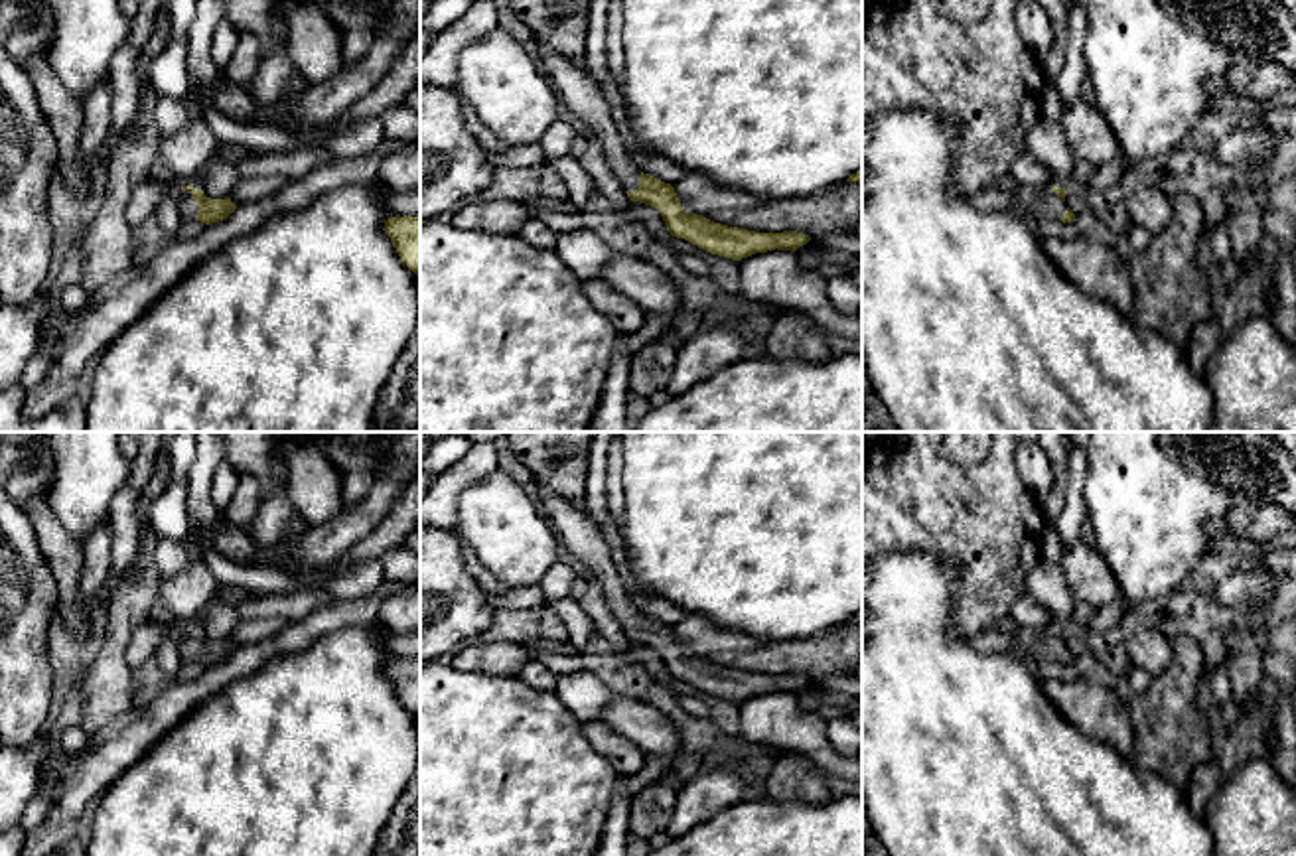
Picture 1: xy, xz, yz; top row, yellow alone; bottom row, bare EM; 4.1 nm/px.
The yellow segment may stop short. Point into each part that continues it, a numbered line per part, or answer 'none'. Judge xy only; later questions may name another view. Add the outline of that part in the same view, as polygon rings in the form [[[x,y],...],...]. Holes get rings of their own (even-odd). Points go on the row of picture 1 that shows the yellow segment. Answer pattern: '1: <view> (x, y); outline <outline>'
1: xy (188, 208); outline [[[180,189],[180,213],[181,213],[181,219],[191,221],[191,219],[195,219],[197,211],[199,211],[199,207],[197,207],[195,199],[191,197],[191,193]]]

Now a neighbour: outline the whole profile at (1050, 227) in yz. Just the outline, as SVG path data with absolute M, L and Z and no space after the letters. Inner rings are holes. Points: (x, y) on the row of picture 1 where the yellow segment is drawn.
M1045 219L1045 221L1038 221L1038 227L1040 227L1042 239L1057 237L1057 239L1063 239L1063 241L1071 241L1071 239L1081 237L1077 221L1063 223L1059 219Z

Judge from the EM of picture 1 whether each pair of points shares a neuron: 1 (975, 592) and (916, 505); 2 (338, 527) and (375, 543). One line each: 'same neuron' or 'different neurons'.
1: same neuron
2: different neurons

